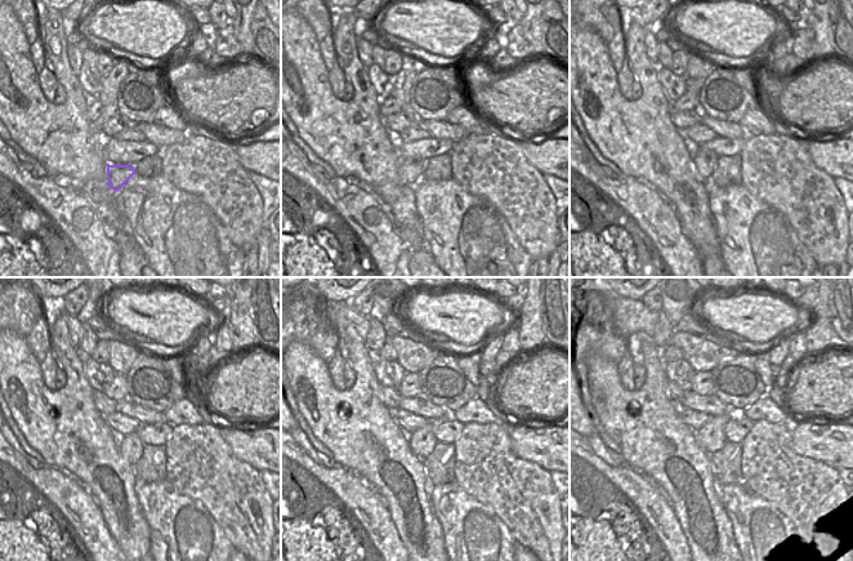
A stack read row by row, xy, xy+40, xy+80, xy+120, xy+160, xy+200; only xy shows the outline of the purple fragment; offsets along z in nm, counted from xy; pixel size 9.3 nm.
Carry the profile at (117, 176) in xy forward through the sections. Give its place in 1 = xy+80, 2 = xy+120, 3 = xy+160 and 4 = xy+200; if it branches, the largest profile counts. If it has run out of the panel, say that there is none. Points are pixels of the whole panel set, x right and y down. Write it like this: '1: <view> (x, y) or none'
1: xy+80 (704, 161)
2: xy+120 (130, 448)
3: xy+160 (421, 441)
4: xy+200 (711, 436)

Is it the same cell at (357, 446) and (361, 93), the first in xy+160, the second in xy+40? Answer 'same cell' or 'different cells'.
same cell

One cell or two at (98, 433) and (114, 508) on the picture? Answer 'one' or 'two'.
one

